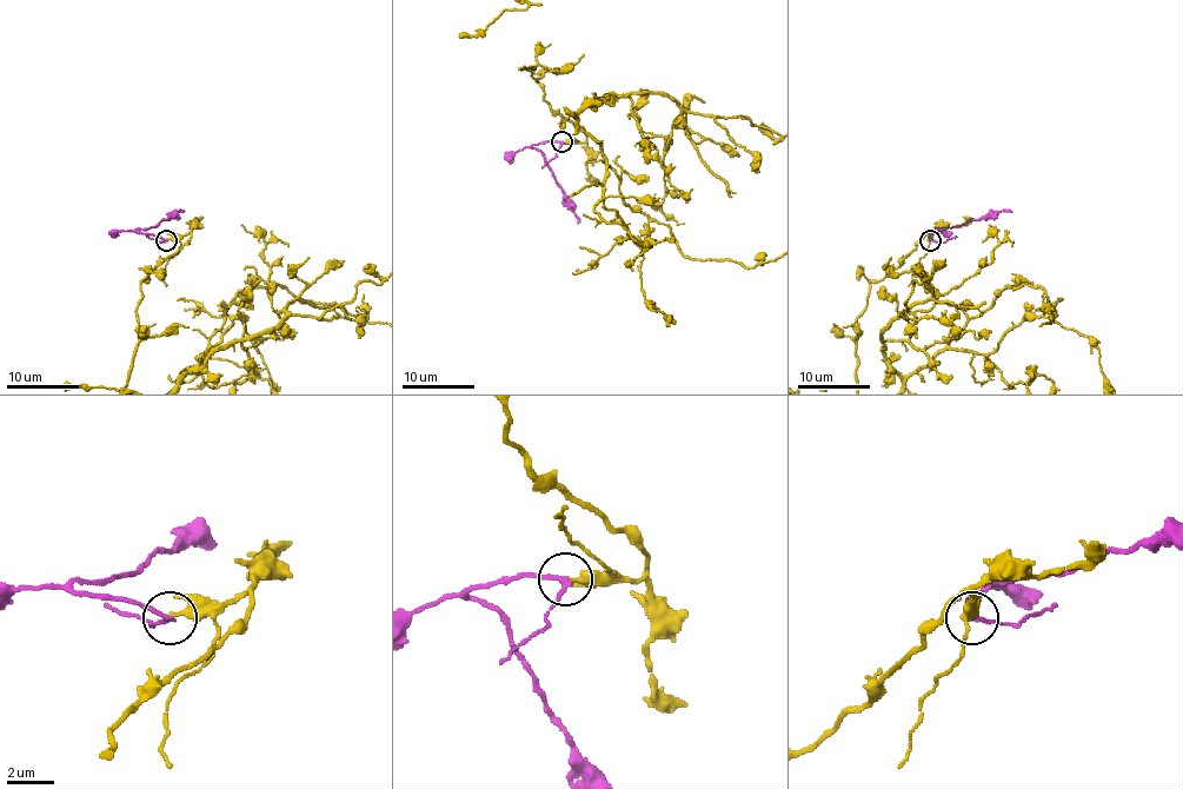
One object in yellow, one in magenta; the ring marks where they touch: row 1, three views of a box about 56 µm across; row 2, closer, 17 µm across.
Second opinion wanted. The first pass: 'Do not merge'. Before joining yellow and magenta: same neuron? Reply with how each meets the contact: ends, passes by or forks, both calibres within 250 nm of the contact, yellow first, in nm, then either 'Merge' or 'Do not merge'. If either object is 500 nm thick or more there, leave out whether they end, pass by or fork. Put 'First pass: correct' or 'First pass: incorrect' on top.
First pass: correct
At the ring yellow ends. At the ring magenta passes by. Thickness 260 nm (yellow) against 180 nm. Do not merge

